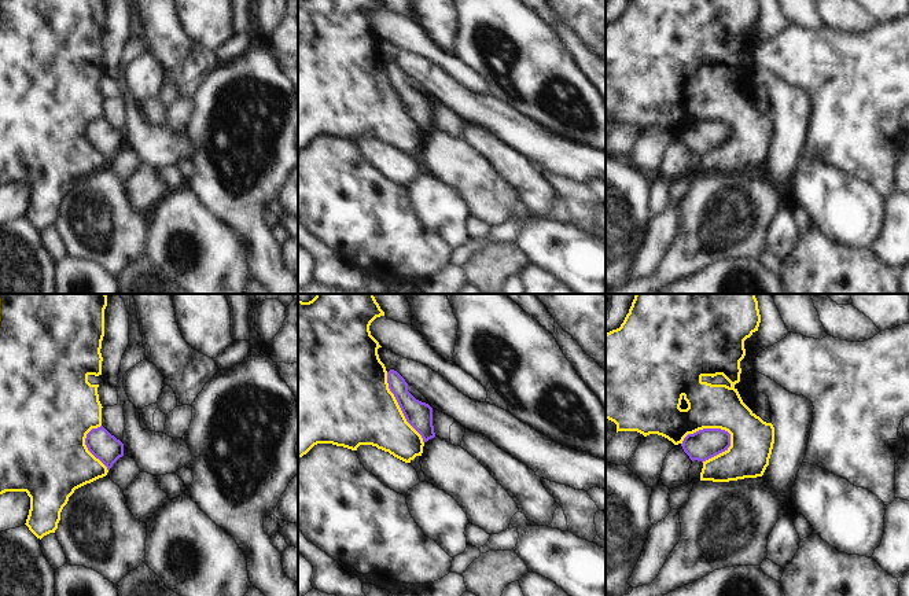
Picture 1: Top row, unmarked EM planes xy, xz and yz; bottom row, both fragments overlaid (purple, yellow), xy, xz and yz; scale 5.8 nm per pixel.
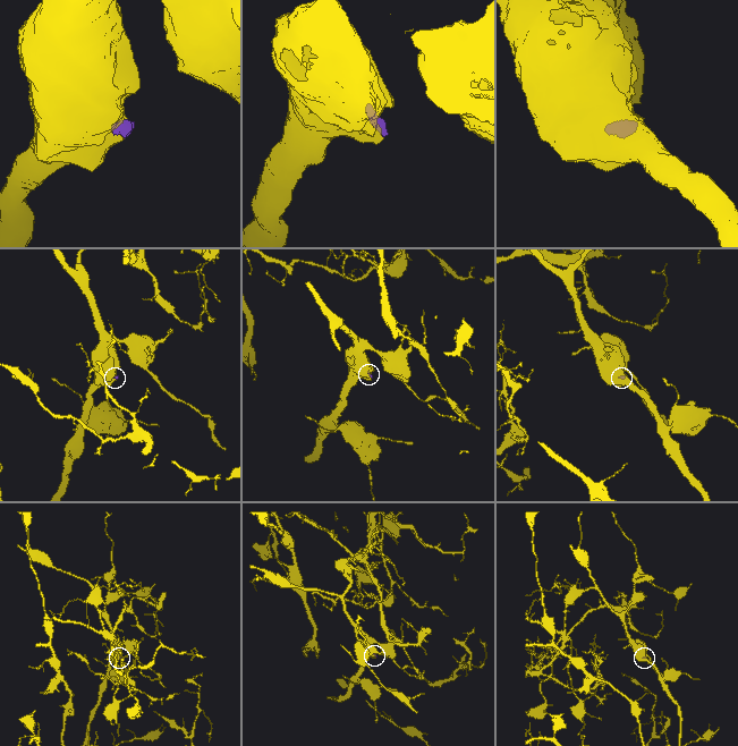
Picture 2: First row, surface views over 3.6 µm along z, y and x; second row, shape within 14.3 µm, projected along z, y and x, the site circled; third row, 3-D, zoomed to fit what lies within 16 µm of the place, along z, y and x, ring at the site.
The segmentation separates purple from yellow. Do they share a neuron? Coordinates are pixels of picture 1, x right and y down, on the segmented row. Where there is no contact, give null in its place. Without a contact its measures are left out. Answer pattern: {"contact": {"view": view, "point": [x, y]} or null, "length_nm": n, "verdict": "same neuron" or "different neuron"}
{"contact": {"view": "yz", "point": [705, 429]}, "length_nm": 300, "verdict": "different neuron"}

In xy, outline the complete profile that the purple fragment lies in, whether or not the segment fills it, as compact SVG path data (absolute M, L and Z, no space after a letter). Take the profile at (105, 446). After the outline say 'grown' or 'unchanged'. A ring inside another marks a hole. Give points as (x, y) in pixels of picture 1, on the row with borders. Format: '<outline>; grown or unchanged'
M103 426L92 428L85 438L88 450L99 459L107 470L124 456L124 444L111 435Z; unchanged

